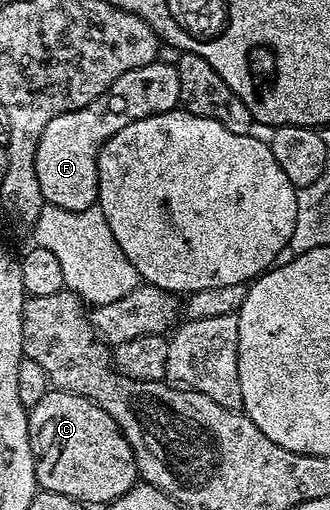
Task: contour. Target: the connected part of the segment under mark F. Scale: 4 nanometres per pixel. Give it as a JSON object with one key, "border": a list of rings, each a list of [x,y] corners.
{"border":[[[157,61],[150,65],[142,65],[142,69],[130,69],[126,73],[122,73],[122,77],[118,77],[118,81],[114,81],[114,85],[110,85],[110,89],[106,93],[94,97],[94,101],[90,101],[90,105],[82,105],[82,109],[74,109],[70,113],[61,113],[59,117],[54,117],[54,121],[50,121],[50,125],[46,125],[46,129],[42,133],[42,141],[38,141],[38,153],[34,156],[34,173],[38,173],[38,185],[42,189],[45,204],[67,211],[85,211],[97,206],[100,197],[98,193],[98,153],[102,149],[102,145],[106,145],[106,141],[110,141],[110,137],[114,137],[114,133],[118,133],[118,129],[126,129],[126,125],[138,121],[142,117],[154,117],[158,113],[174,111],[179,107],[180,90],[178,89],[178,69],[175,62],[163,63],[163,61]]]}

